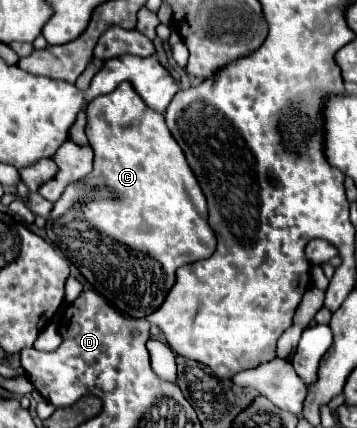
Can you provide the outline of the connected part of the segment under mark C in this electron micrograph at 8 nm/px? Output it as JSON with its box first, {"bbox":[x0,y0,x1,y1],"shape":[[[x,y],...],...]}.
{"bbox":[46,83,216,317],"shape":[[[120,83],[116,91],[96,97],[88,103],[86,113],[86,137],[94,149],[94,169],[88,177],[70,183],[54,203],[46,221],[46,239],[60,247],[68,261],[74,263],[114,307],[130,317],[146,317],[162,305],[174,285],[174,271],[178,267],[214,253],[216,237],[208,225],[206,199],[180,145],[166,127],[164,115],[144,105],[132,83]]]}

